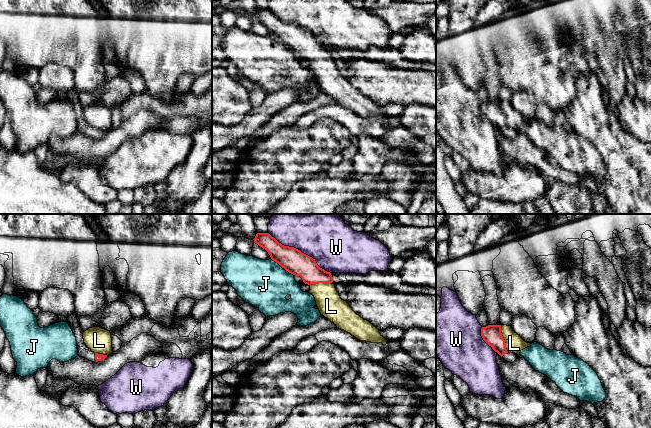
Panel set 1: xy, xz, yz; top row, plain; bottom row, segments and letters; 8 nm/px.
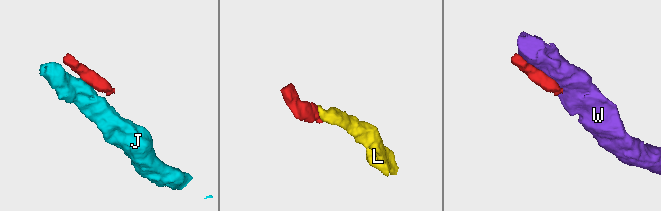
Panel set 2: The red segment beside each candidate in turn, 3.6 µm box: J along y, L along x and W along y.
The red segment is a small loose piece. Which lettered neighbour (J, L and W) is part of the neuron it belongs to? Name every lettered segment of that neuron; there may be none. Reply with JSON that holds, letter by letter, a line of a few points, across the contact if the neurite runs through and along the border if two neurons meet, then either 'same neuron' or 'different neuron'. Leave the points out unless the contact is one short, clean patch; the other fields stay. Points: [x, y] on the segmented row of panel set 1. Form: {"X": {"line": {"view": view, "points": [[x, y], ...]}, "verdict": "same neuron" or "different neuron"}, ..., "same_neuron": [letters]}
{"J": {"line": {"view": "xz", "points": [[271, 258], [293, 275]]}, "verdict": "different neuron"}, "L": {"line": {"view": "yz", "points": [[491, 334], [503, 338], [514, 343]]}, "verdict": "same neuron"}, "W": {"verdict": "different neuron"}, "same_neuron": ["L"]}

